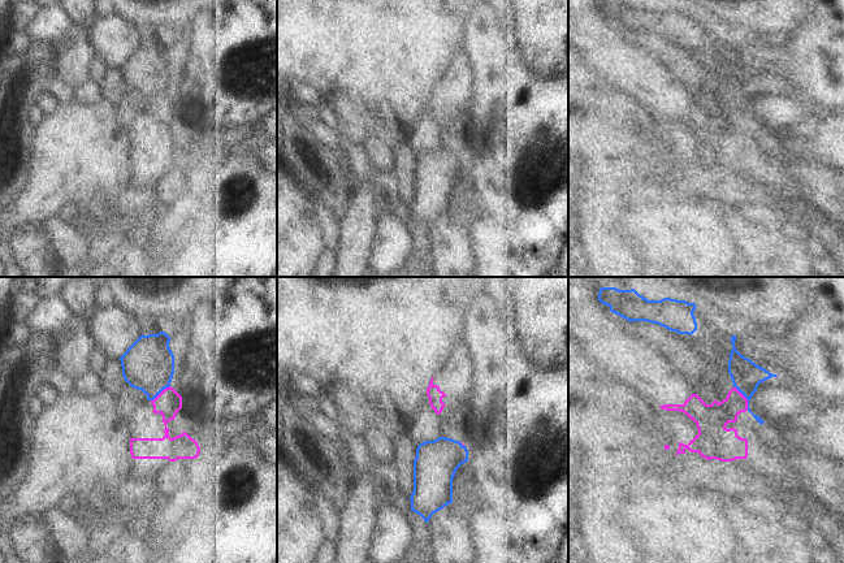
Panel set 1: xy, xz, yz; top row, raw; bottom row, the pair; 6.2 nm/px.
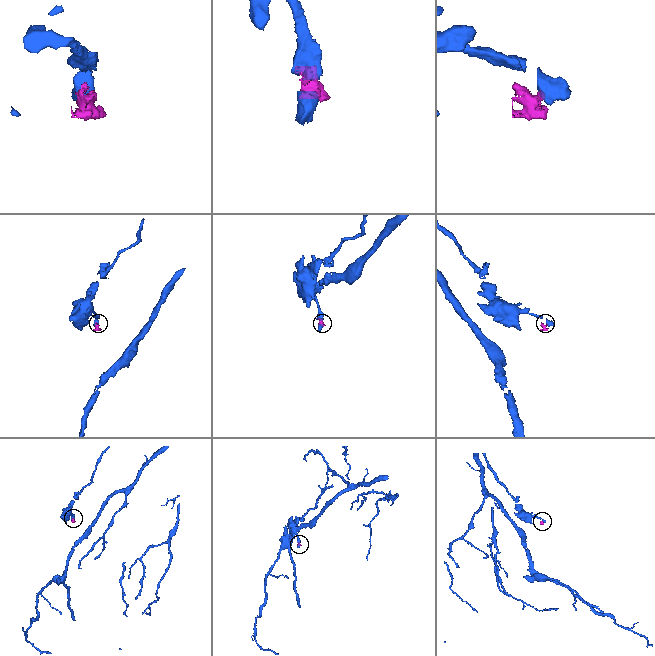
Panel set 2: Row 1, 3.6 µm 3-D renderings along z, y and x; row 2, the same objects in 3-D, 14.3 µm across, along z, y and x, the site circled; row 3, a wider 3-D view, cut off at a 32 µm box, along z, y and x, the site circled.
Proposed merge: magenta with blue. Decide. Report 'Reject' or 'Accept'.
Reject.

